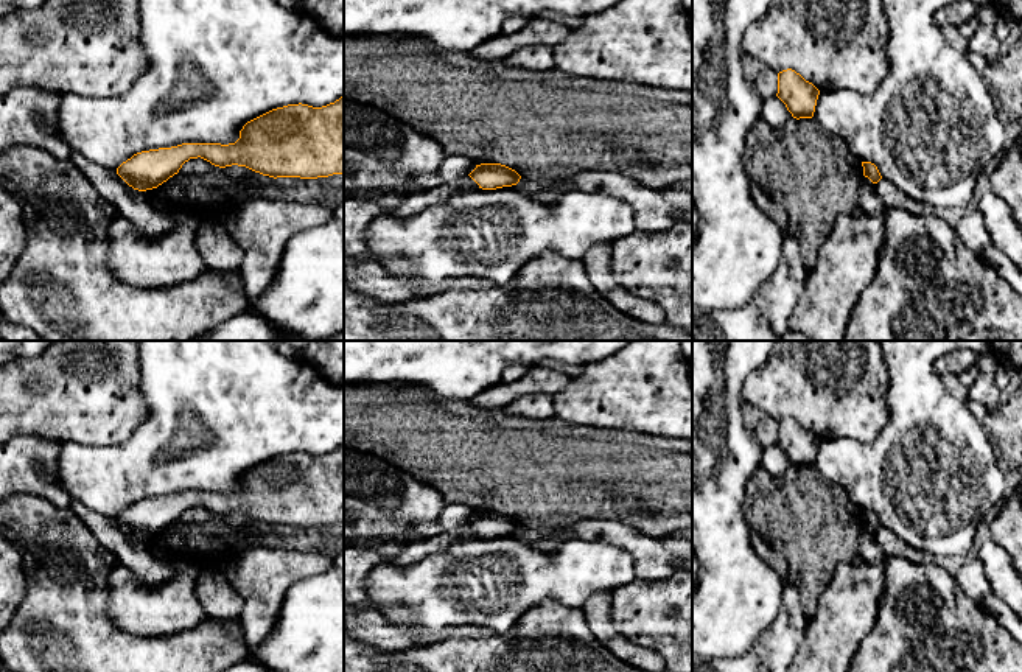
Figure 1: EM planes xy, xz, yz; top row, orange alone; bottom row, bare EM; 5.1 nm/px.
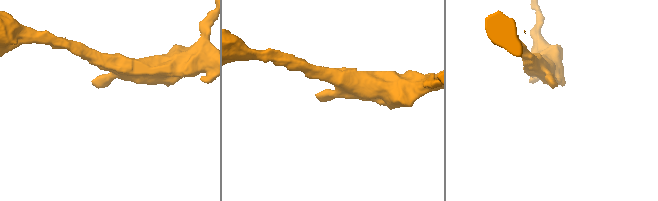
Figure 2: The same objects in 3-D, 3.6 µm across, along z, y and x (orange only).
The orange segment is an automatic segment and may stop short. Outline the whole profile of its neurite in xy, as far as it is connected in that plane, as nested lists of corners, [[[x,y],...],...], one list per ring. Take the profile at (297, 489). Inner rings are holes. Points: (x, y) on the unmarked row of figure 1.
[[[344,443],[322,456],[299,451],[272,457],[247,470],[235,492],[182,492],[137,501],[117,516],[117,523],[142,540],[154,557],[168,560],[170,555],[157,544],[156,537],[177,523],[185,510],[198,506],[219,516],[238,513],[274,527],[344,524]]]

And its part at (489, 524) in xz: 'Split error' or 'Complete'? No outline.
Split error

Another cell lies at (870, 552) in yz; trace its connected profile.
[[[862,526],[859,544],[859,562],[866,565],[879,565],[885,557],[882,548],[879,546],[874,532],[868,526]]]

